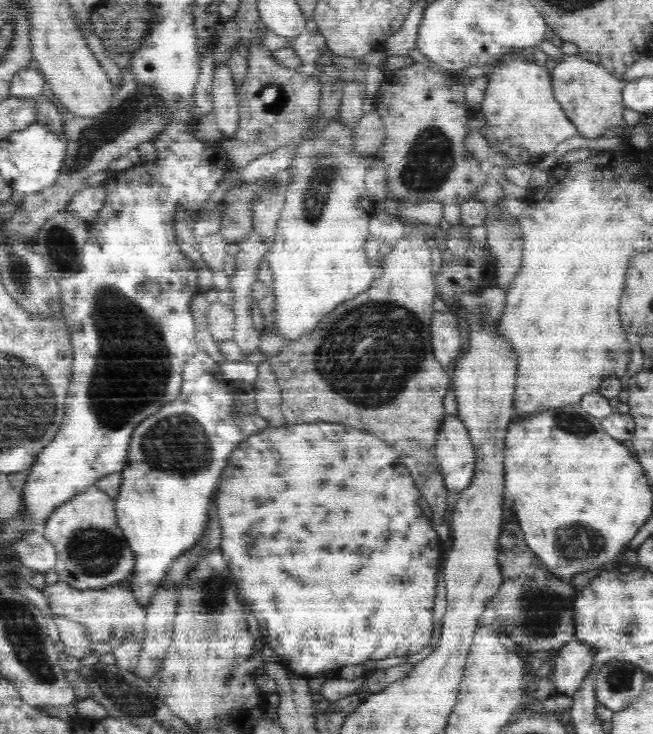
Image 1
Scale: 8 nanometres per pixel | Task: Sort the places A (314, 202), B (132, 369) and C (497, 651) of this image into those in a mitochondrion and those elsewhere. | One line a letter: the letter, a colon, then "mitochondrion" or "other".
A: mitochondrion
B: mitochondrion
C: other

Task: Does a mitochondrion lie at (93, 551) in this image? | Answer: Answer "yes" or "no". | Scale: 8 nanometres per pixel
yes

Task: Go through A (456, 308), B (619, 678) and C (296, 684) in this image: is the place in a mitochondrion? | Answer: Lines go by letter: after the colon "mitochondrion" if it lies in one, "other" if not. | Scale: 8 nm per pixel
A: other
B: mitochondrion
C: other

